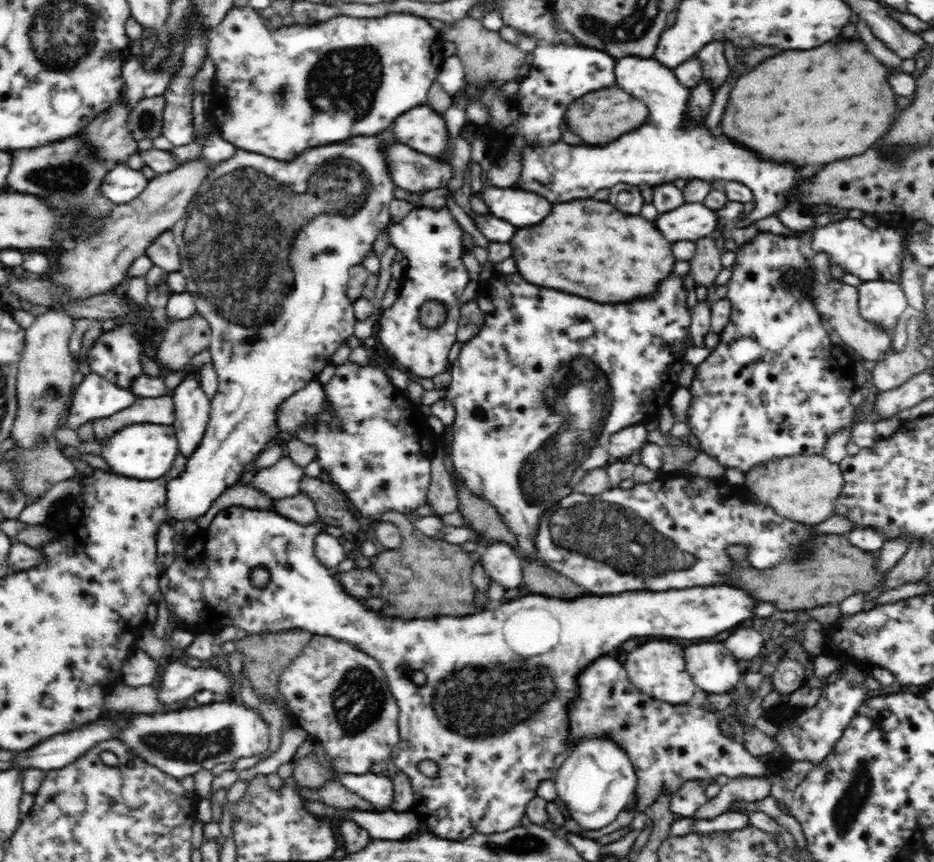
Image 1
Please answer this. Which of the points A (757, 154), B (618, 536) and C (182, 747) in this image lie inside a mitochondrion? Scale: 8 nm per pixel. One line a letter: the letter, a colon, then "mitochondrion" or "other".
A: other
B: mitochondrion
C: mitochondrion

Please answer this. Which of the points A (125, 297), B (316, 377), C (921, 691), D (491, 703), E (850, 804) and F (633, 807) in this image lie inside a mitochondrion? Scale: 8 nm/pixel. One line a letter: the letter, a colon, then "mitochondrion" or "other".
A: other
B: other
C: other
D: mitochondrion
E: mitochondrion
F: other

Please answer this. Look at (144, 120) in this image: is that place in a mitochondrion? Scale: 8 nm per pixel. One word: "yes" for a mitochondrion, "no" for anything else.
yes

